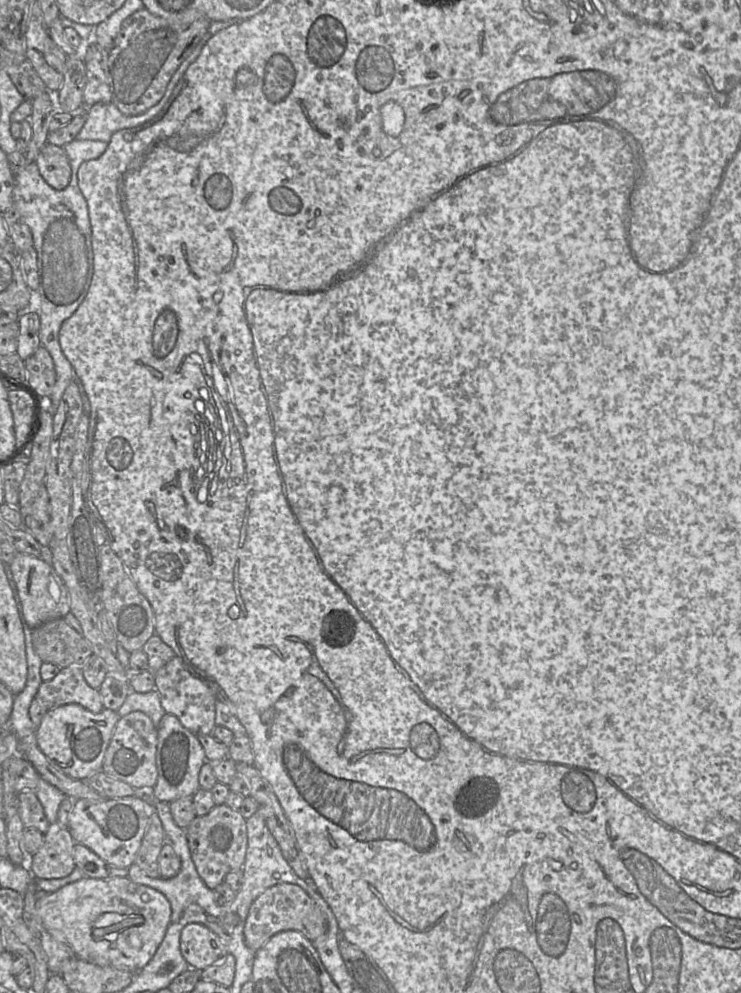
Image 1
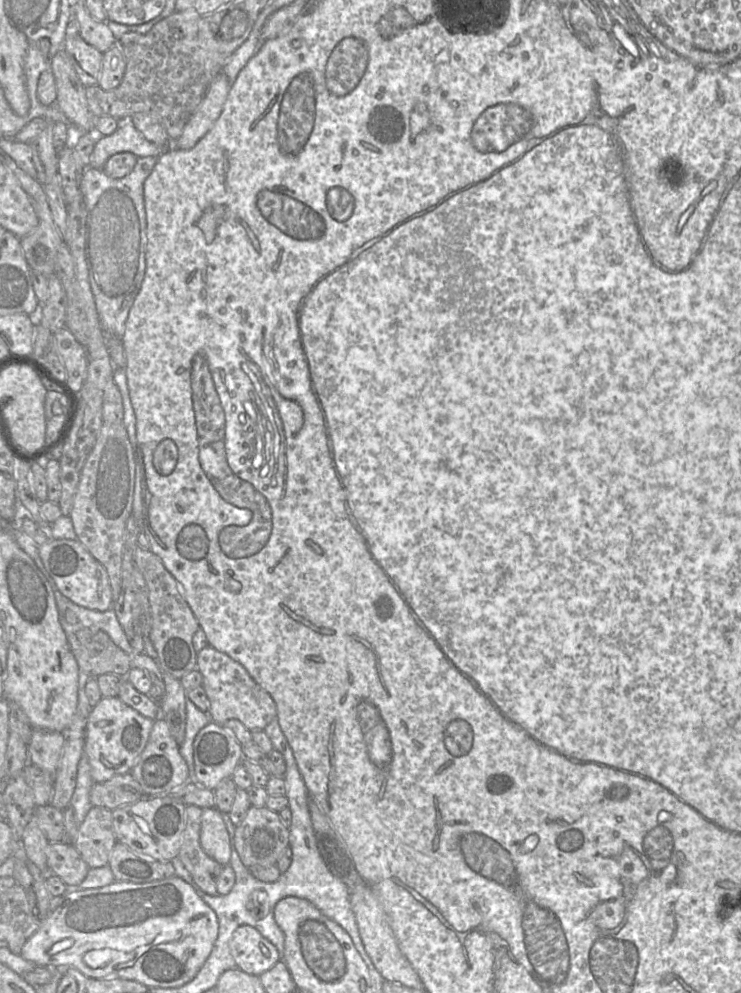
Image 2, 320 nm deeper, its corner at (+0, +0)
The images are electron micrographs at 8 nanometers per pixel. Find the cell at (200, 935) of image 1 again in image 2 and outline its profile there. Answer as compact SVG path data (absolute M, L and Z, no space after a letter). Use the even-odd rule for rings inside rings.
M239 926L229 940L229 949L237 969L260 976L279 961L278 949L251 926Z

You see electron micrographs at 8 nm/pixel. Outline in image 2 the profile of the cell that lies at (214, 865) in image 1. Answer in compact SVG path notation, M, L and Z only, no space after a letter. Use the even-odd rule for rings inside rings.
M251 806L240 821L231 821L227 816L224 816L224 821L230 835L232 850L238 855L241 863L248 869L254 866L275 865L281 854L289 848L289 828L282 823L277 812L271 811L266 807Z

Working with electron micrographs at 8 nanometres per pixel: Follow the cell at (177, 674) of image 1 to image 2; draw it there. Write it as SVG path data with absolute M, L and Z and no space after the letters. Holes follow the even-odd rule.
M207 646L197 653L197 671L203 677L202 688L210 702L208 716L222 725L227 720L240 721L250 731L263 731L273 720L277 720L276 704L271 695L261 687L243 665L227 654Z

